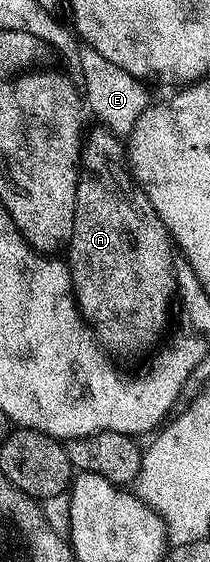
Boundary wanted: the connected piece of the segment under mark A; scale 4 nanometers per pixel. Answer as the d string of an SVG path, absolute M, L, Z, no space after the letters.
M97 126L93 132L88 133L81 150L80 176L77 182L77 197L75 198L75 226L73 236L69 239L67 249L67 263L71 282L73 283L73 299L77 302L77 310L81 313L82 320L95 333L100 347L106 353L114 352L117 356L141 356L148 348L153 348L157 344L157 339L165 332L165 327L169 324L169 311L174 311L175 297L178 295L177 270L175 267L175 245L173 237L169 235L167 226L159 218L159 214L151 206L151 202L145 197L144 190L137 185L136 180L126 171L127 148L122 137L112 134L104 126Z

